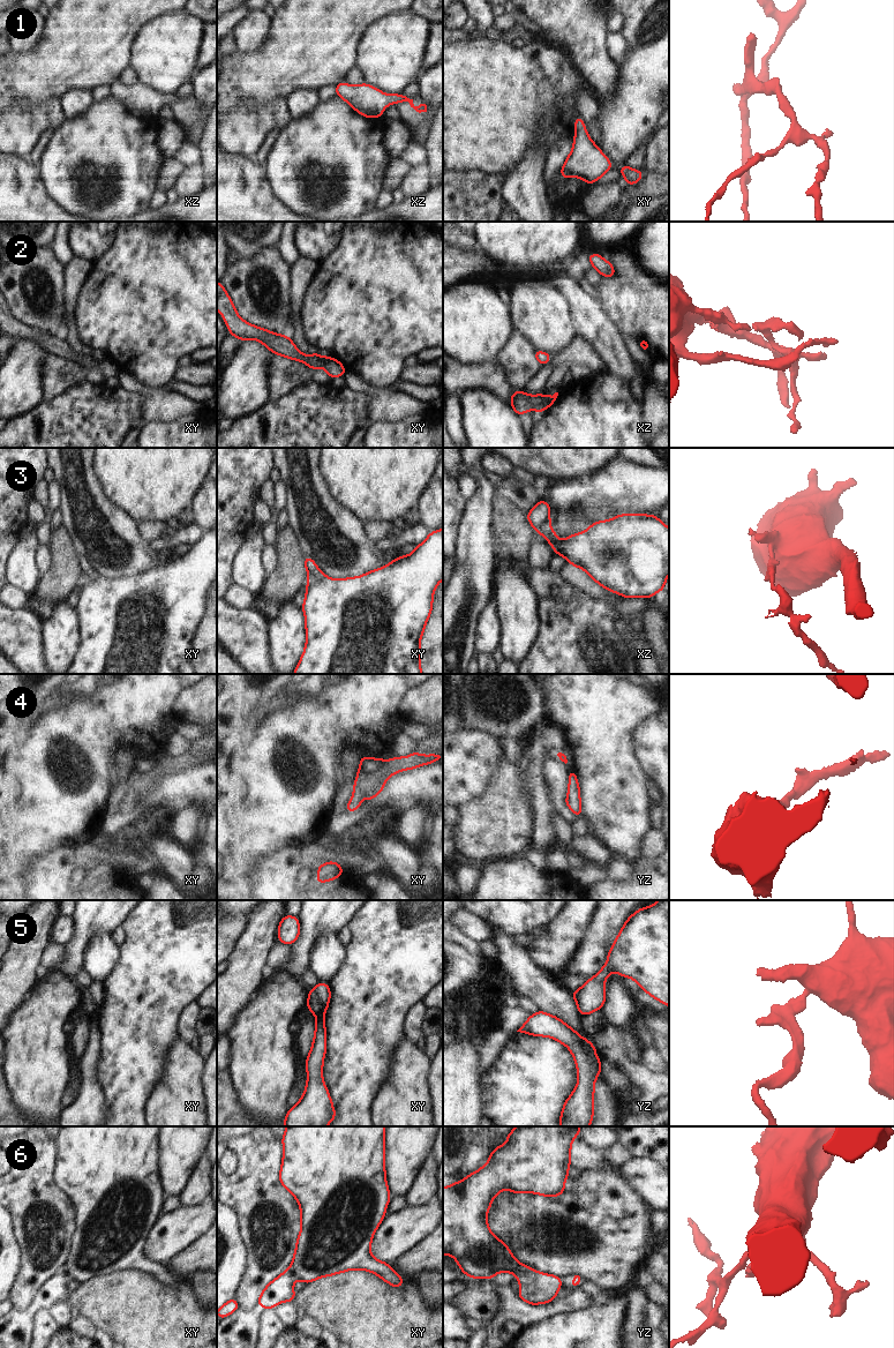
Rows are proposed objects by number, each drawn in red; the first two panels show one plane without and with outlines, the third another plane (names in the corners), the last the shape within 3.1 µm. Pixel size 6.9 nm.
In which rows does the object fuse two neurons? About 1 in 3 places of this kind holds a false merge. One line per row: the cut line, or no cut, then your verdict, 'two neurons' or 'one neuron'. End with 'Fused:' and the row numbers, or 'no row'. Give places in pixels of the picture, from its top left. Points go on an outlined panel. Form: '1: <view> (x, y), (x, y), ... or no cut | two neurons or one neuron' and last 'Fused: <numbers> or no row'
1: no cut | one neuron
2: no cut | one neuron
3: xy (309, 576), (314, 578), (324, 577) | two neurons
4: no cut | one neuron
5: xy (313, 989), (322, 1006), (316, 1016) | two neurons
6: yz (531, 1268), (527, 1268), (517, 1277) | two neurons
Fused: 3, 5, 6

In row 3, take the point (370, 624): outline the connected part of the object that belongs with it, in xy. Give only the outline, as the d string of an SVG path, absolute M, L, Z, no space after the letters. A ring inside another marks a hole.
M443 529L433 531L407 556L398 556L360 577L308 578L301 611L306 614L306 647L293 674L422 674L421 636L433 609L433 596L443 579Z

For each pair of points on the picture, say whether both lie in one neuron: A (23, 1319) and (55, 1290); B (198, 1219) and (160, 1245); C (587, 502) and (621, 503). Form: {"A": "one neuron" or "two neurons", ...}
{"A": "one neuron", "B": "one neuron", "C": "one neuron"}

